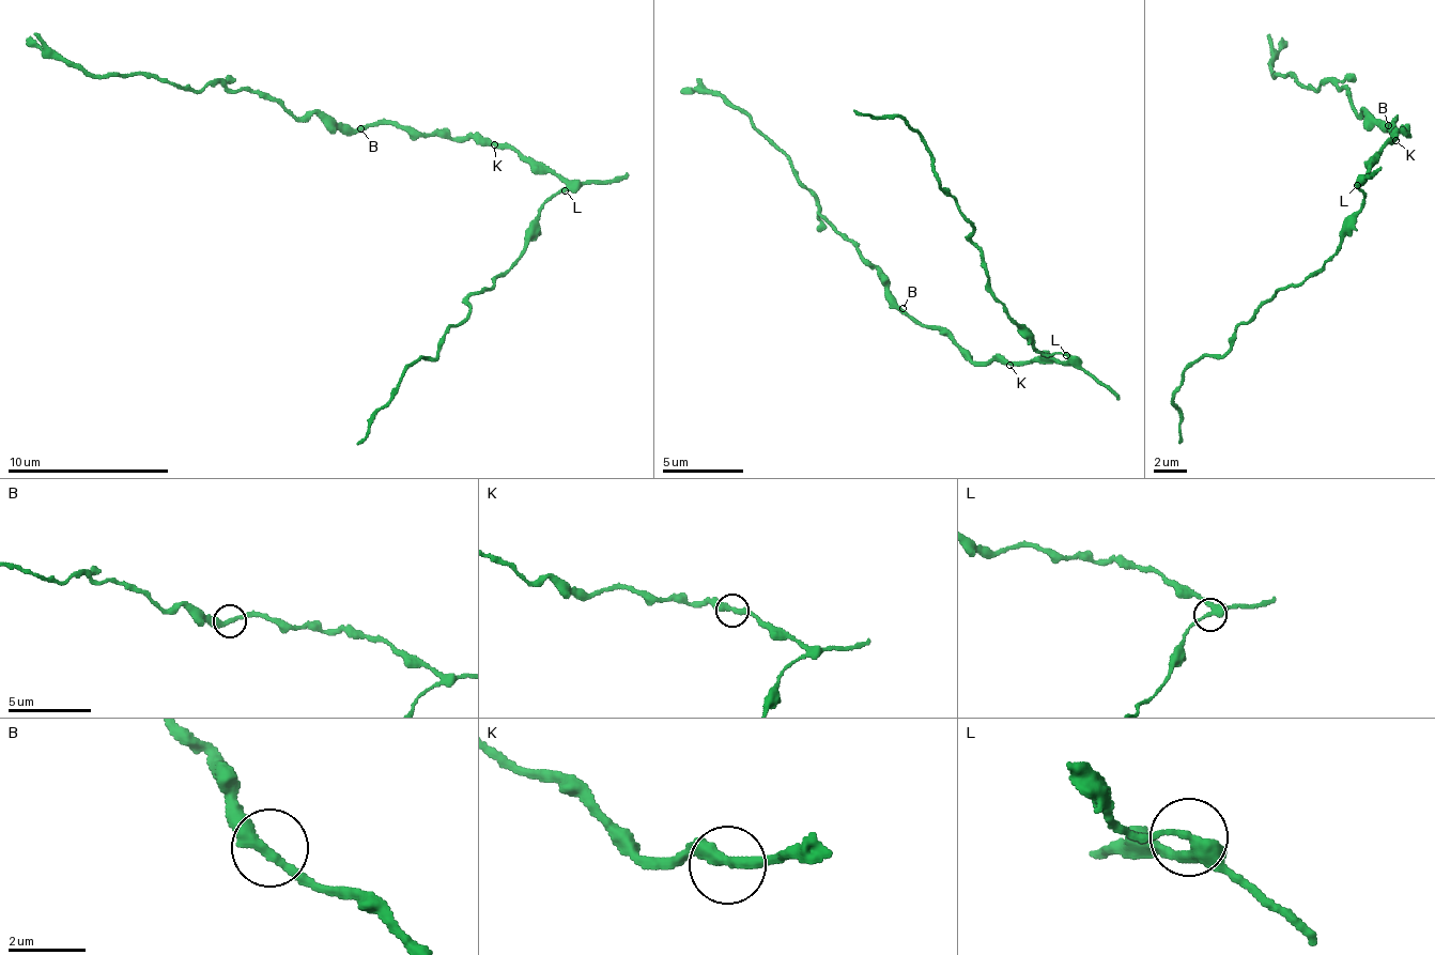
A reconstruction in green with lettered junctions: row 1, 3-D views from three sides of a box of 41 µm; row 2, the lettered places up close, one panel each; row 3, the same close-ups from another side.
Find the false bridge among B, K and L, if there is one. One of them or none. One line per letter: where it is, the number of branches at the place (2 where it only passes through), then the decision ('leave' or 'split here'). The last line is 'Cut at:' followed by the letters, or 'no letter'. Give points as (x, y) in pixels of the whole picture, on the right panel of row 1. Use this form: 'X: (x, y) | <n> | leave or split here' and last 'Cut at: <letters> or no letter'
B: (1388, 125) | 2 | leave
K: (1395, 140) | 2 | leave
L: (1357, 185) | 3 | split here
Cut at: L

